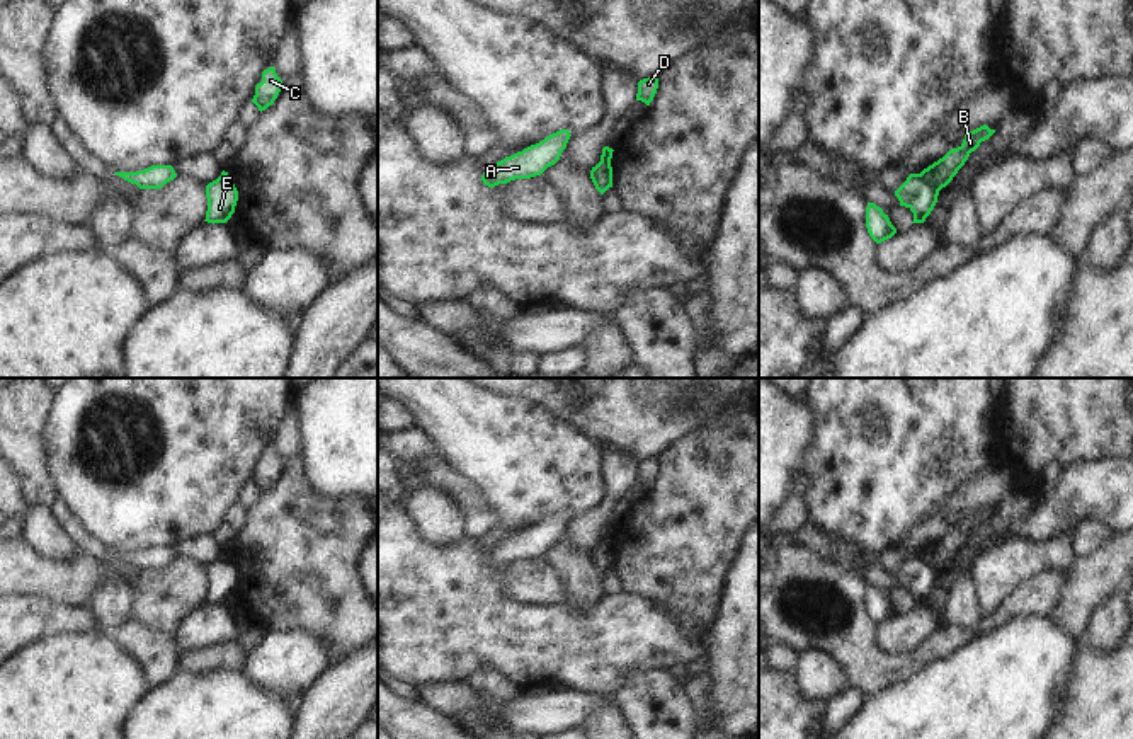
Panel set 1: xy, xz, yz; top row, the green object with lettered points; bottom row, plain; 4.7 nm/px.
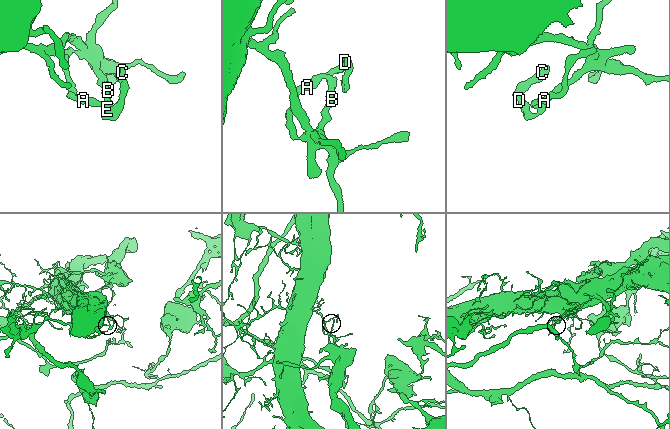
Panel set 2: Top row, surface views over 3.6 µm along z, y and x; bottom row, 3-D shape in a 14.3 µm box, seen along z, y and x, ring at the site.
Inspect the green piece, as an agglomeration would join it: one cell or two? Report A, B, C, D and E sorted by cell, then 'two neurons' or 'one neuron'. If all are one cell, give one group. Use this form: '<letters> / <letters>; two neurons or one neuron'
A C D E / B; two neurons

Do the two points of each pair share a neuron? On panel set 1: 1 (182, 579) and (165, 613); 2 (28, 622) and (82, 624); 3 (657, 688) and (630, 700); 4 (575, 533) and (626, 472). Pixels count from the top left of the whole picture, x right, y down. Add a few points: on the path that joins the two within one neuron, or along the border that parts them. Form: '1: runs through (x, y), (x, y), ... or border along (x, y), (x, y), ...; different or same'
1: runs through (177, 588), (165, 605); same
2: runs through (41, 622), (68, 622); same
3: runs through (650, 695), (645, 700), (637, 700); same
4: runs through (592, 521), (613, 499), (616, 489); same

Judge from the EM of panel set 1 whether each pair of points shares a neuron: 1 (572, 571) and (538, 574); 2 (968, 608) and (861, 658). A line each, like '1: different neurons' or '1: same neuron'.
1: different neurons
2: different neurons

